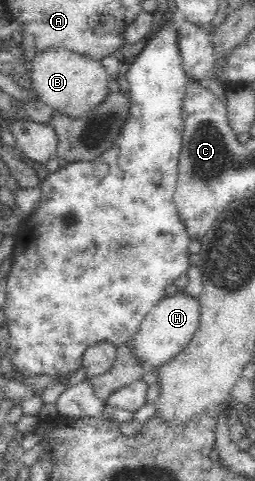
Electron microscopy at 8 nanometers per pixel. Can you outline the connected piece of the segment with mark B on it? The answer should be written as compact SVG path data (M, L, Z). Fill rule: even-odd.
M45 48L31 60L30 82L35 95L54 111L69 116L83 116L103 102L107 96L107 73L101 63L89 56L77 54L66 48Z

